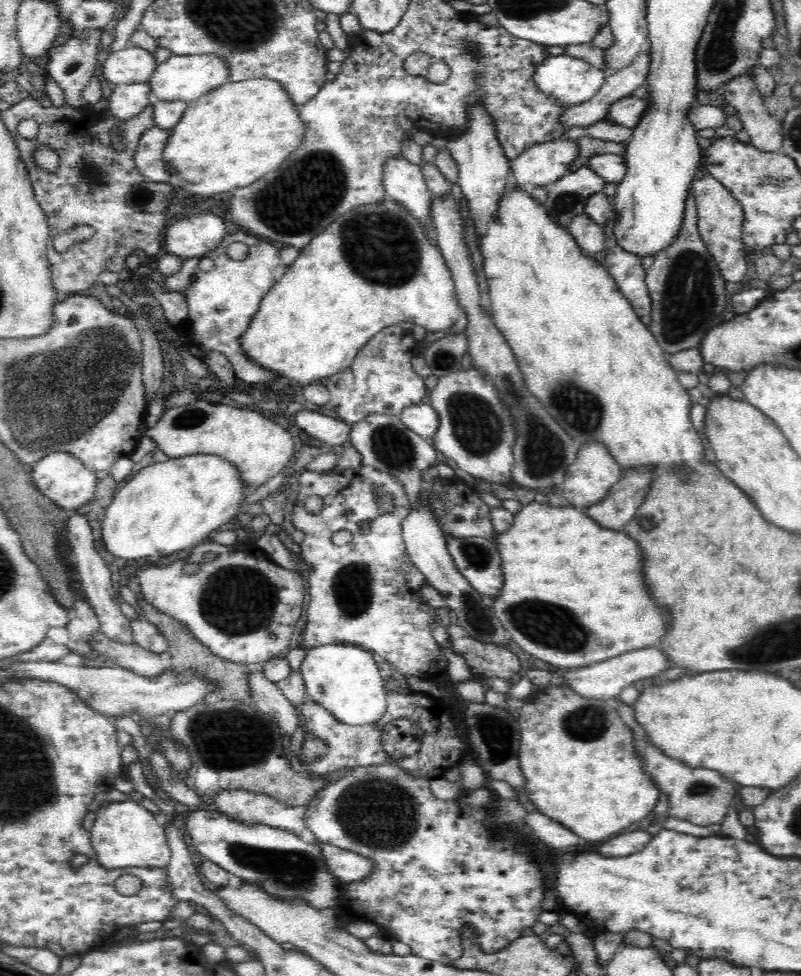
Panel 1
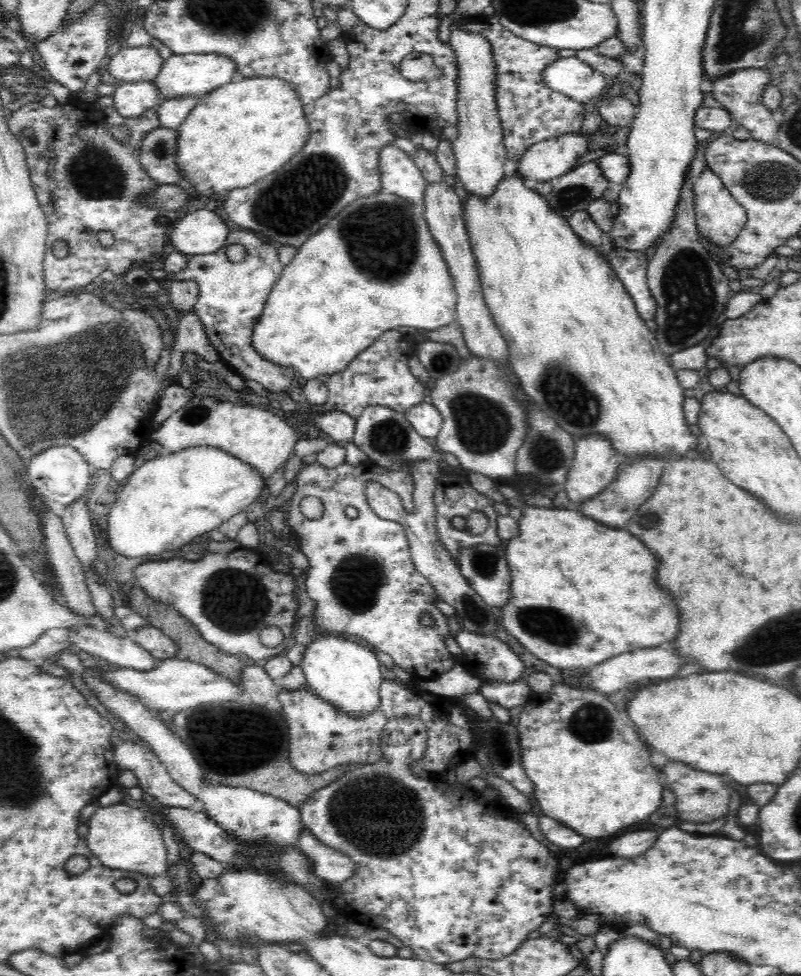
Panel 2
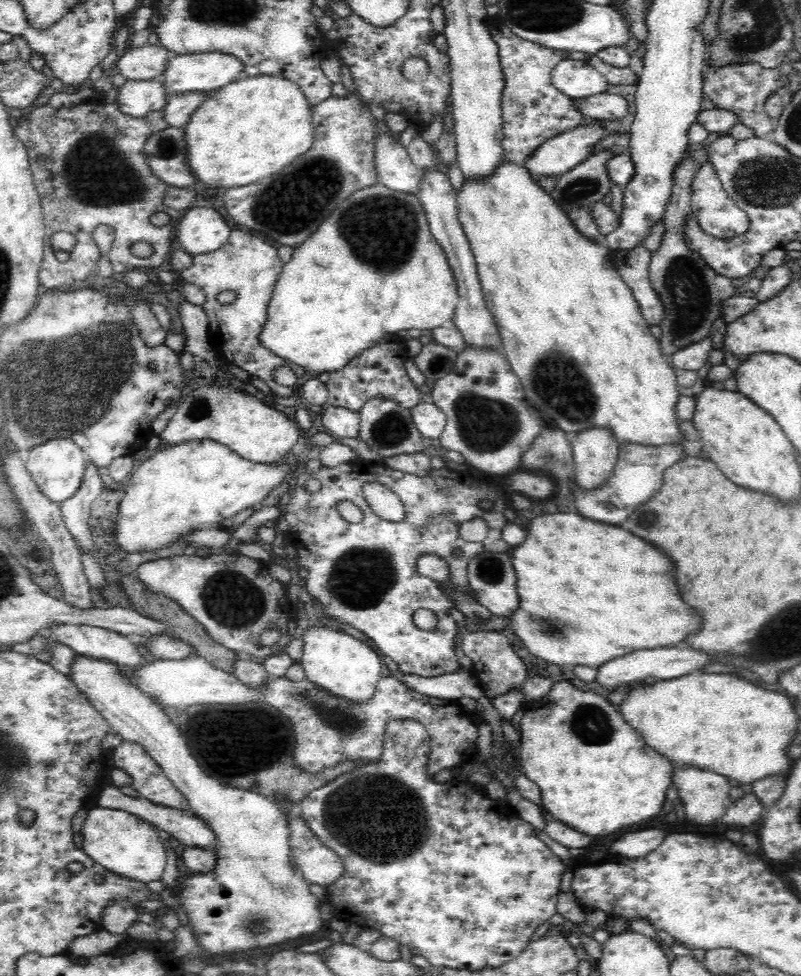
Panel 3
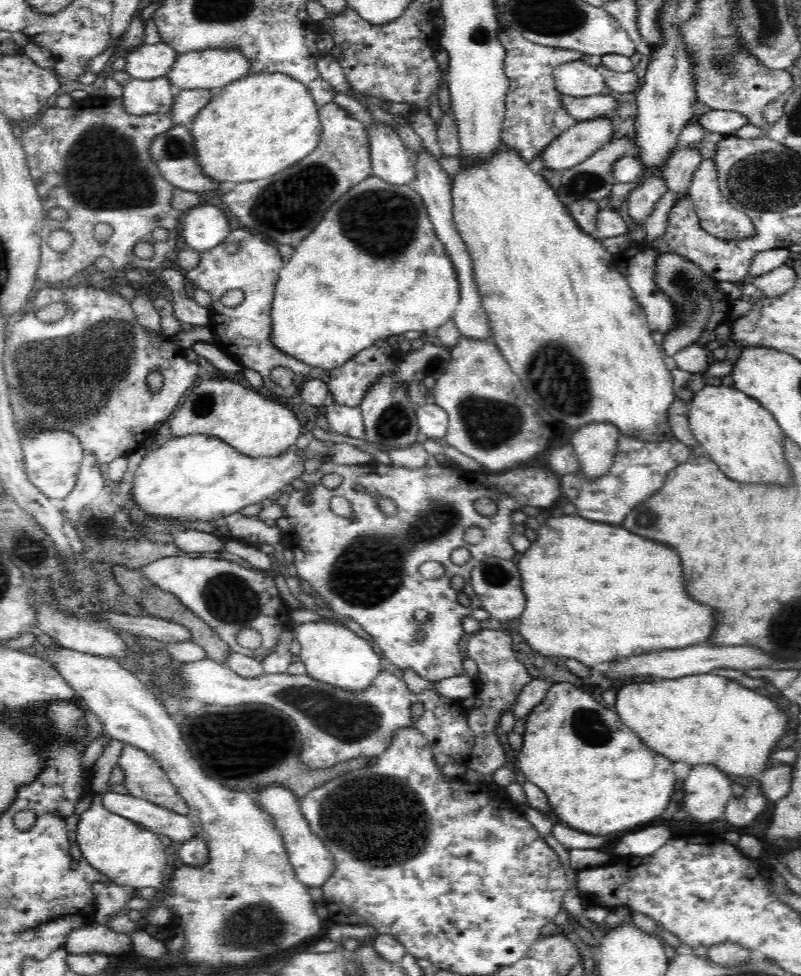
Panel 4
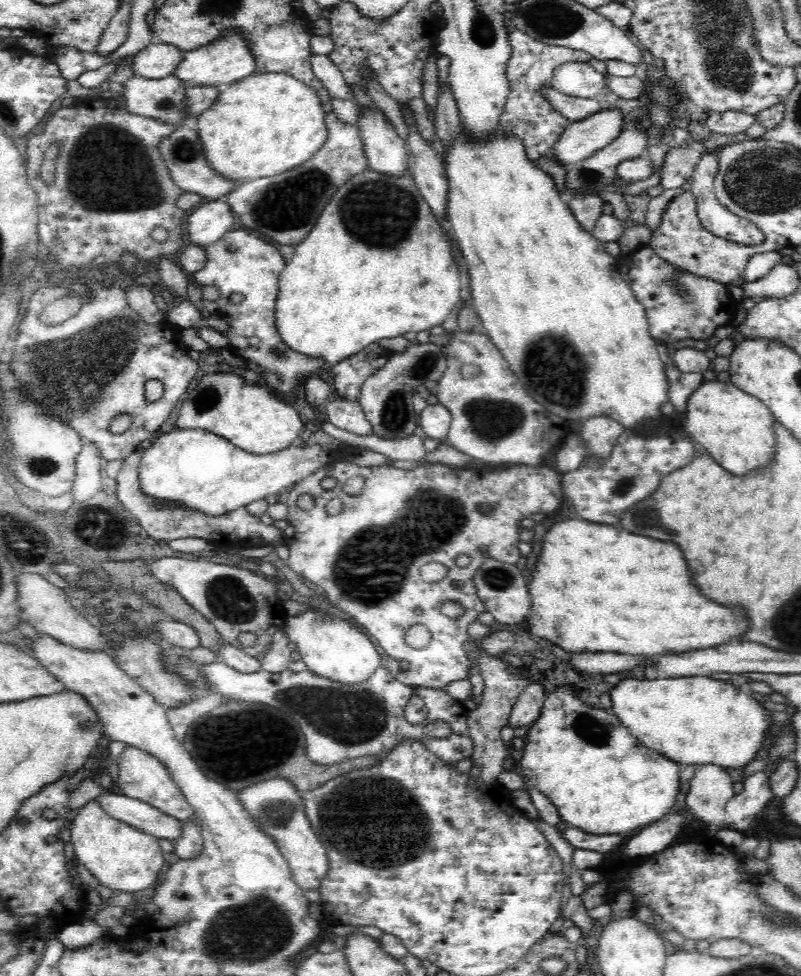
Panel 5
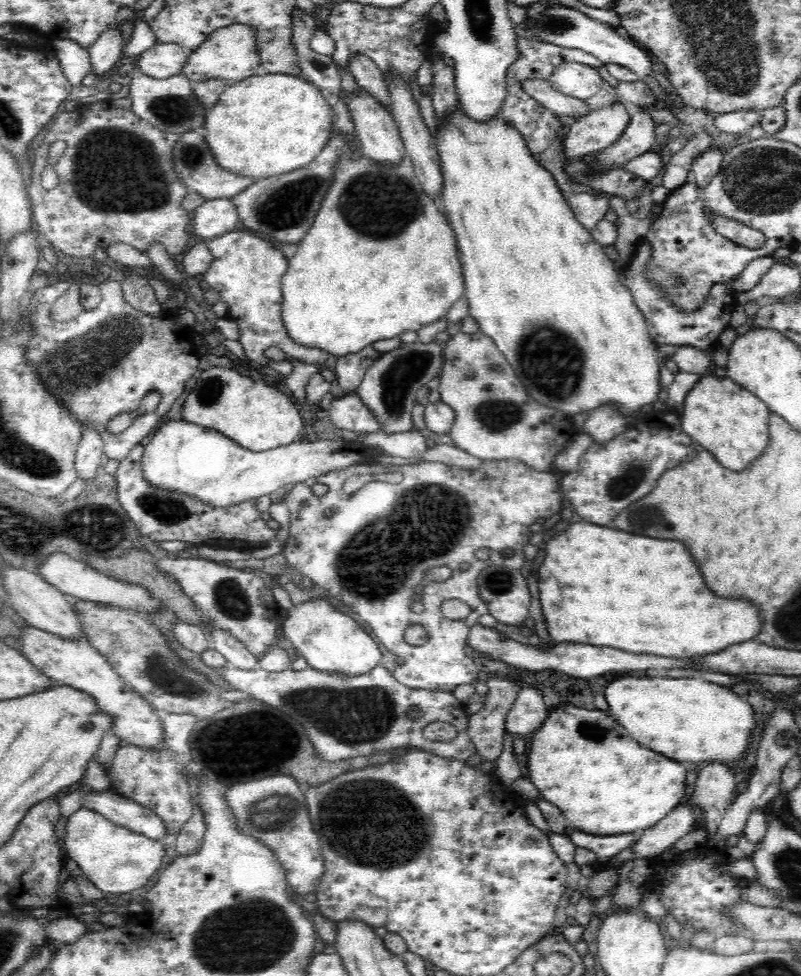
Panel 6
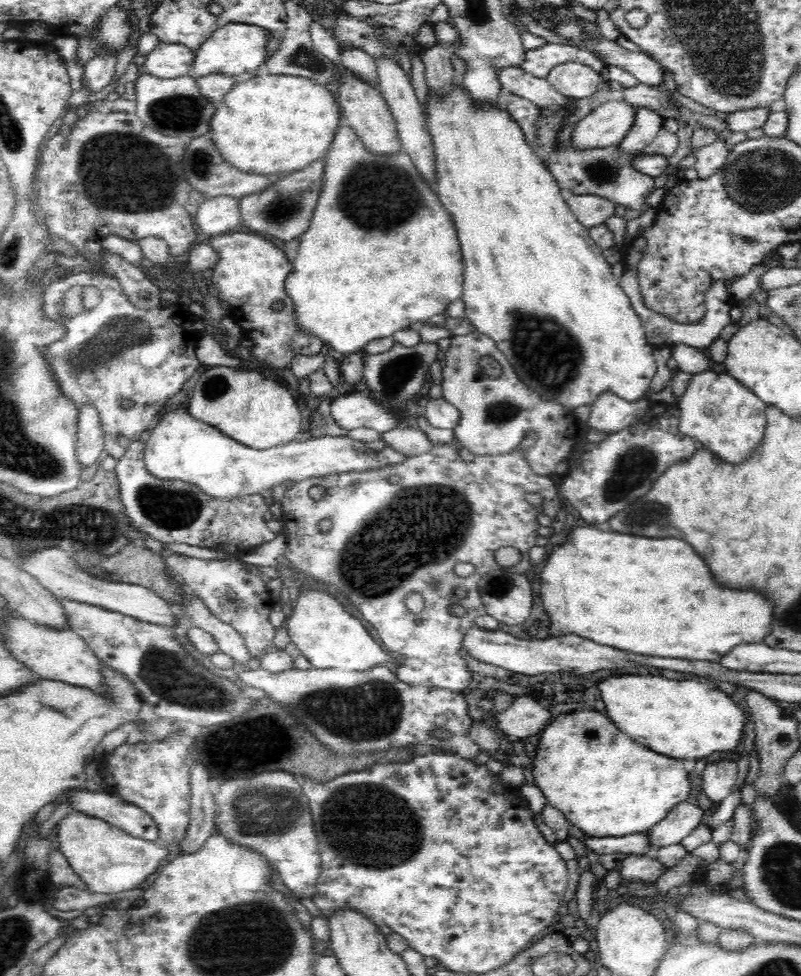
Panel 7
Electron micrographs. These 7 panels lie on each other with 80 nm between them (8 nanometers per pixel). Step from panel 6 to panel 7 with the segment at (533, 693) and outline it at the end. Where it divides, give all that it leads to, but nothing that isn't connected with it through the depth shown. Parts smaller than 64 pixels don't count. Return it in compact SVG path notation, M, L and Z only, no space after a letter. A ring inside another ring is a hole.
M528 692L514 697L511 706L502 709L494 721L507 738L522 740L540 733L552 718L553 709L546 708L540 703L539 696Z

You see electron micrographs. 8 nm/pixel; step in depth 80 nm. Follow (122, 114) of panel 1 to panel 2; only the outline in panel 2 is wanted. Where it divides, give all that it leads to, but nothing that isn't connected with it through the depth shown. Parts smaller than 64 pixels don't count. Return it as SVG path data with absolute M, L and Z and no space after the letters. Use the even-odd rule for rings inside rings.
M153 81L120 83L113 96L113 107L126 118L137 117L148 109L156 108L161 102L158 87Z

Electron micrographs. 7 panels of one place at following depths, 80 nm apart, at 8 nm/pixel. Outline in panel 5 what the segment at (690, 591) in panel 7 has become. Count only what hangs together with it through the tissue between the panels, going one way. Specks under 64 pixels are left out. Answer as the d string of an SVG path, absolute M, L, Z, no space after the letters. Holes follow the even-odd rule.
M586 520L556 522L542 542L542 552L527 579L530 610L527 623L536 642L552 642L566 652L618 652L654 656L680 654L728 643L748 630L746 614L740 608L726 608L706 600L690 582L690 570L678 546L630 534L606 524Z

